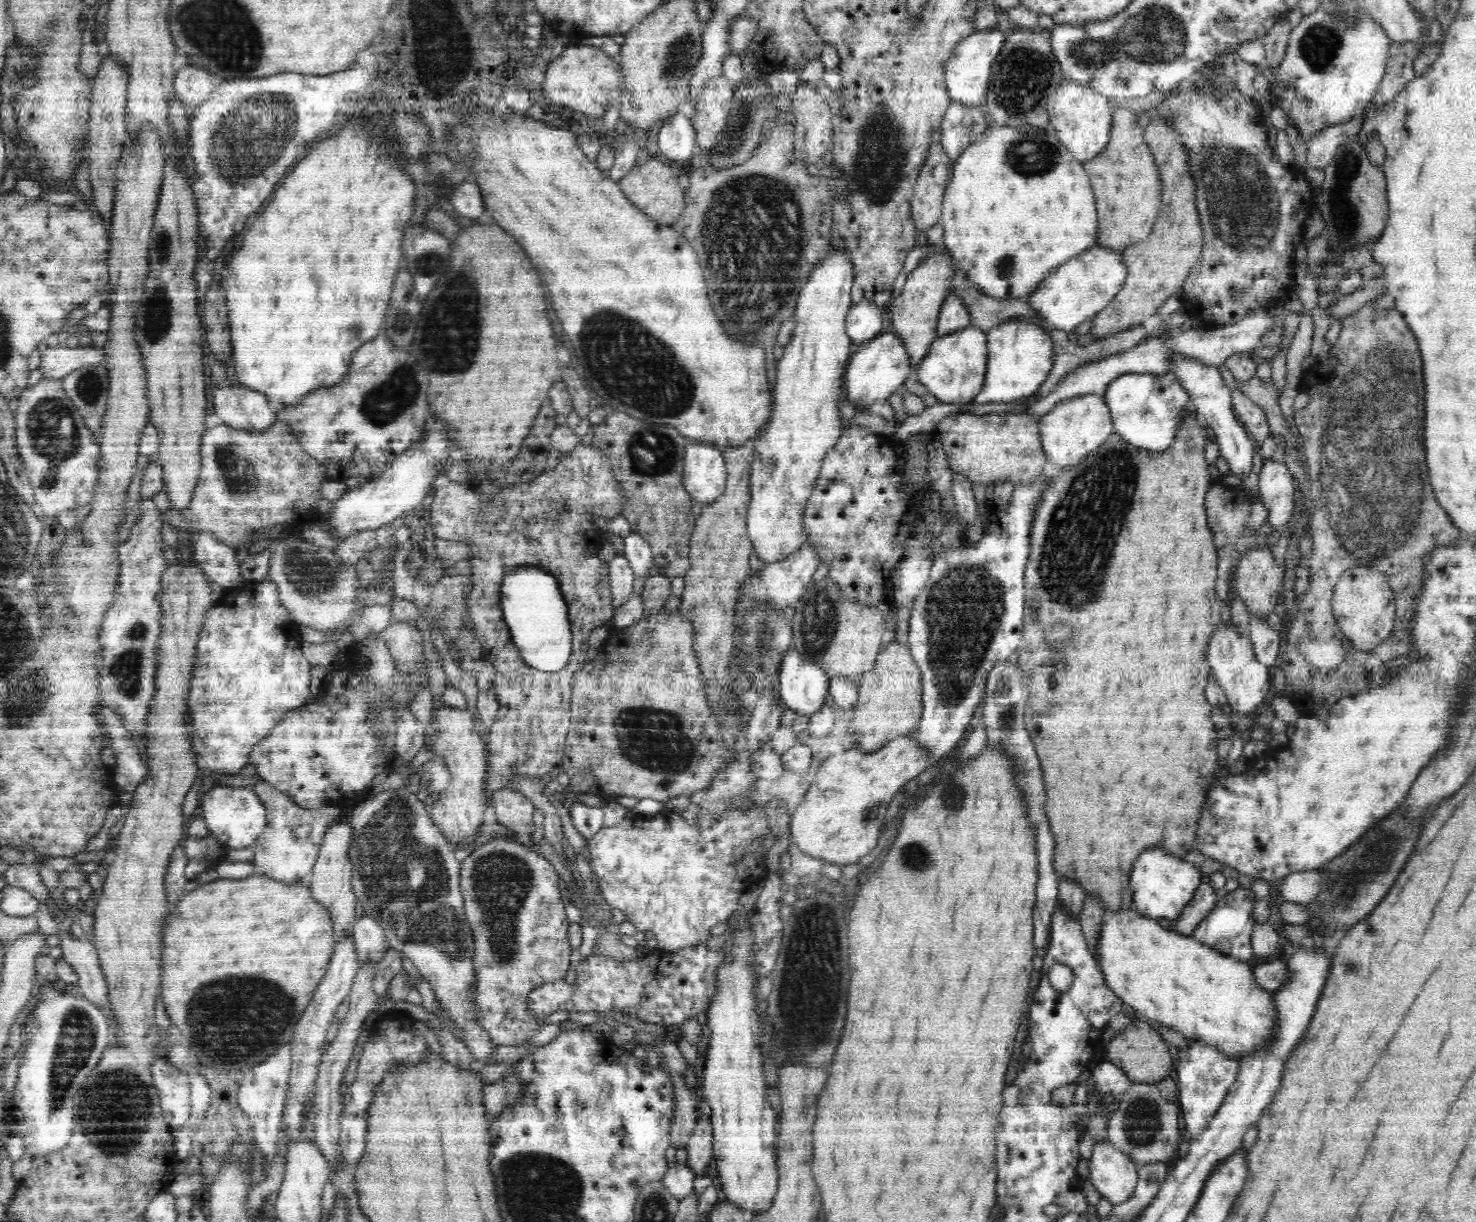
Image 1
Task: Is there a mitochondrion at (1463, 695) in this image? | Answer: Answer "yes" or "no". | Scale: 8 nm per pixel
no

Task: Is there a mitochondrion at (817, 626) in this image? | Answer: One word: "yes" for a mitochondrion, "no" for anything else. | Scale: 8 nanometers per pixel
yes

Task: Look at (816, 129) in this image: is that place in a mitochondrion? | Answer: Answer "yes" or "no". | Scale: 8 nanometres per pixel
no

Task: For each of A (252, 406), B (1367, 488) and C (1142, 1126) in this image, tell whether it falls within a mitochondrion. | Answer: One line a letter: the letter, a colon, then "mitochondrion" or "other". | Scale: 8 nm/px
A: other
B: mitochondrion
C: mitochondrion

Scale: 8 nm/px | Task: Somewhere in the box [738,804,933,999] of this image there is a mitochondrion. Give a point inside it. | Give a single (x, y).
(914, 864)

